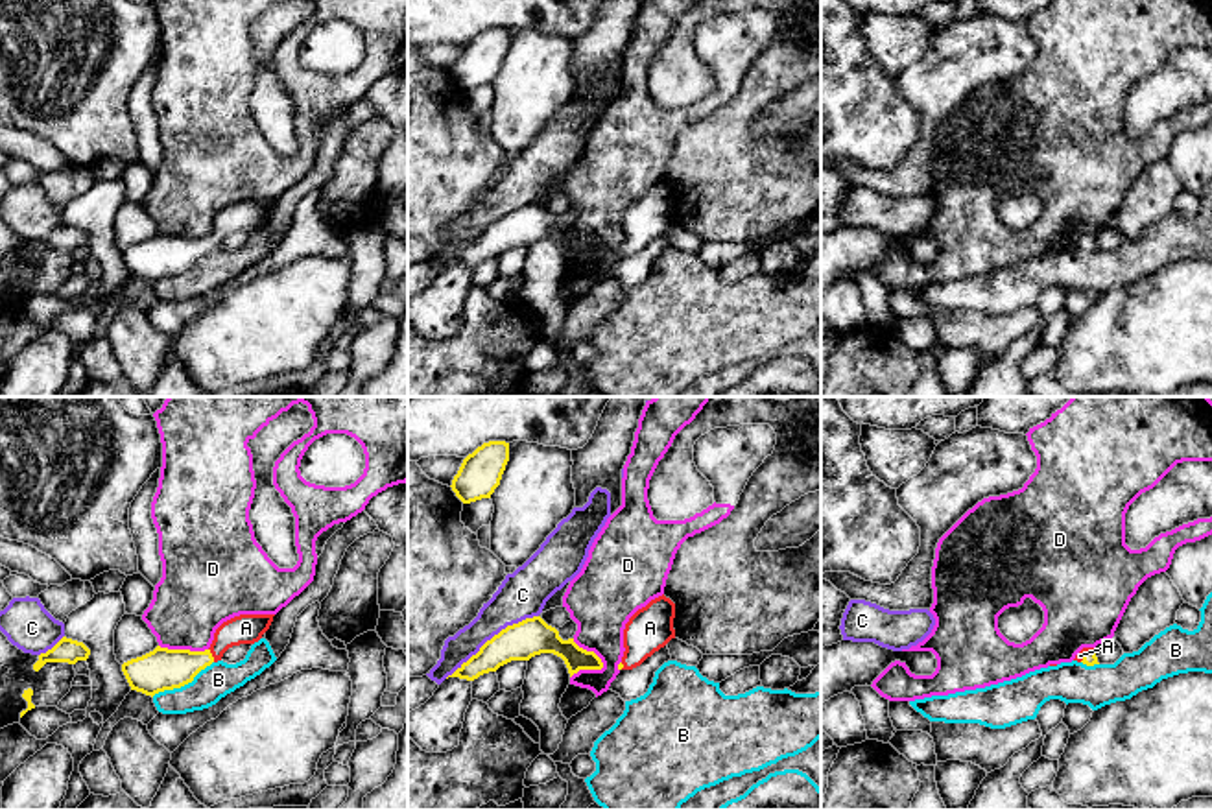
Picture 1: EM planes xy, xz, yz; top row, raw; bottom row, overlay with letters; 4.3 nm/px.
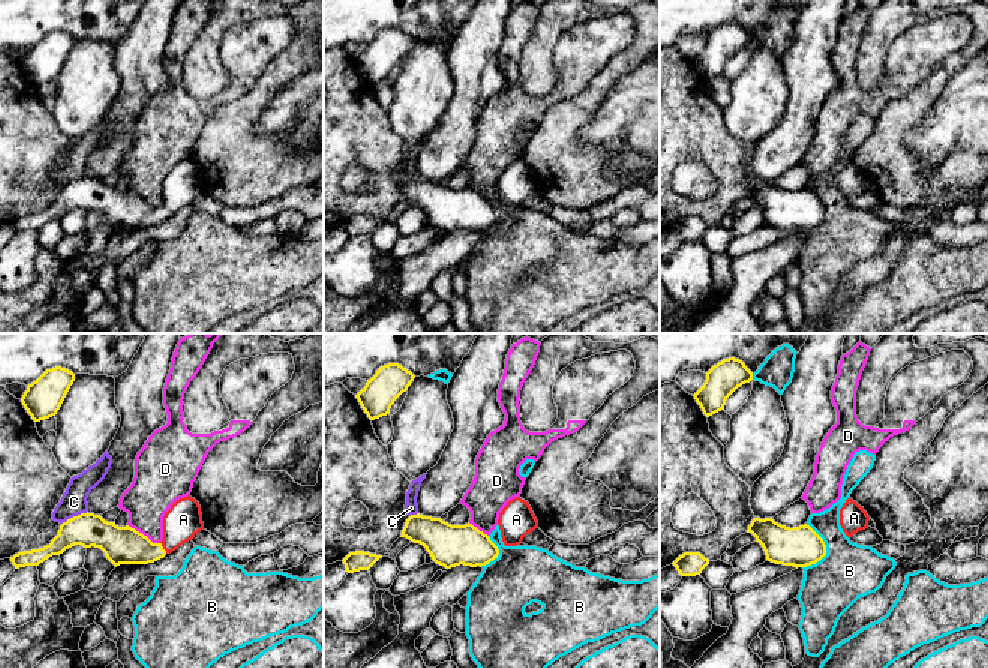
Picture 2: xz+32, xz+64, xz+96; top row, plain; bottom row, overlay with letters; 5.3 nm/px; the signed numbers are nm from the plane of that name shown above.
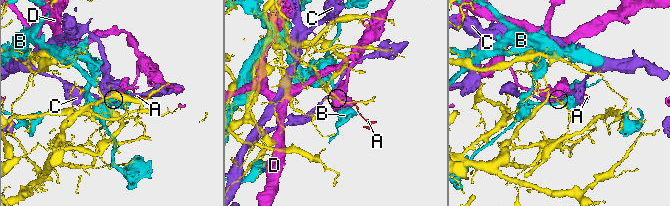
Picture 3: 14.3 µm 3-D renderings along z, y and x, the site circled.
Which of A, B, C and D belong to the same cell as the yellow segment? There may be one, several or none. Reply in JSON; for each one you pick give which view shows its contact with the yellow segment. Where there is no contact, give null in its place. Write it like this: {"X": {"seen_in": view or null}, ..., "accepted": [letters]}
{"A": {"seen_in": "xy"}, "accepted": ["A"]}

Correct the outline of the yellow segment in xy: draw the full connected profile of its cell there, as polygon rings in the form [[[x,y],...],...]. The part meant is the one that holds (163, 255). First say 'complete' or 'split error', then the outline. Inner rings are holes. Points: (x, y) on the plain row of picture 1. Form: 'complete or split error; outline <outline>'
split error; outline [[[240,201],[223,208],[208,236],[168,236],[157,232],[153,238],[122,251],[131,277],[155,282],[164,277],[181,275],[194,264],[221,247],[223,240],[240,231],[255,231],[269,216],[275,201]]]

